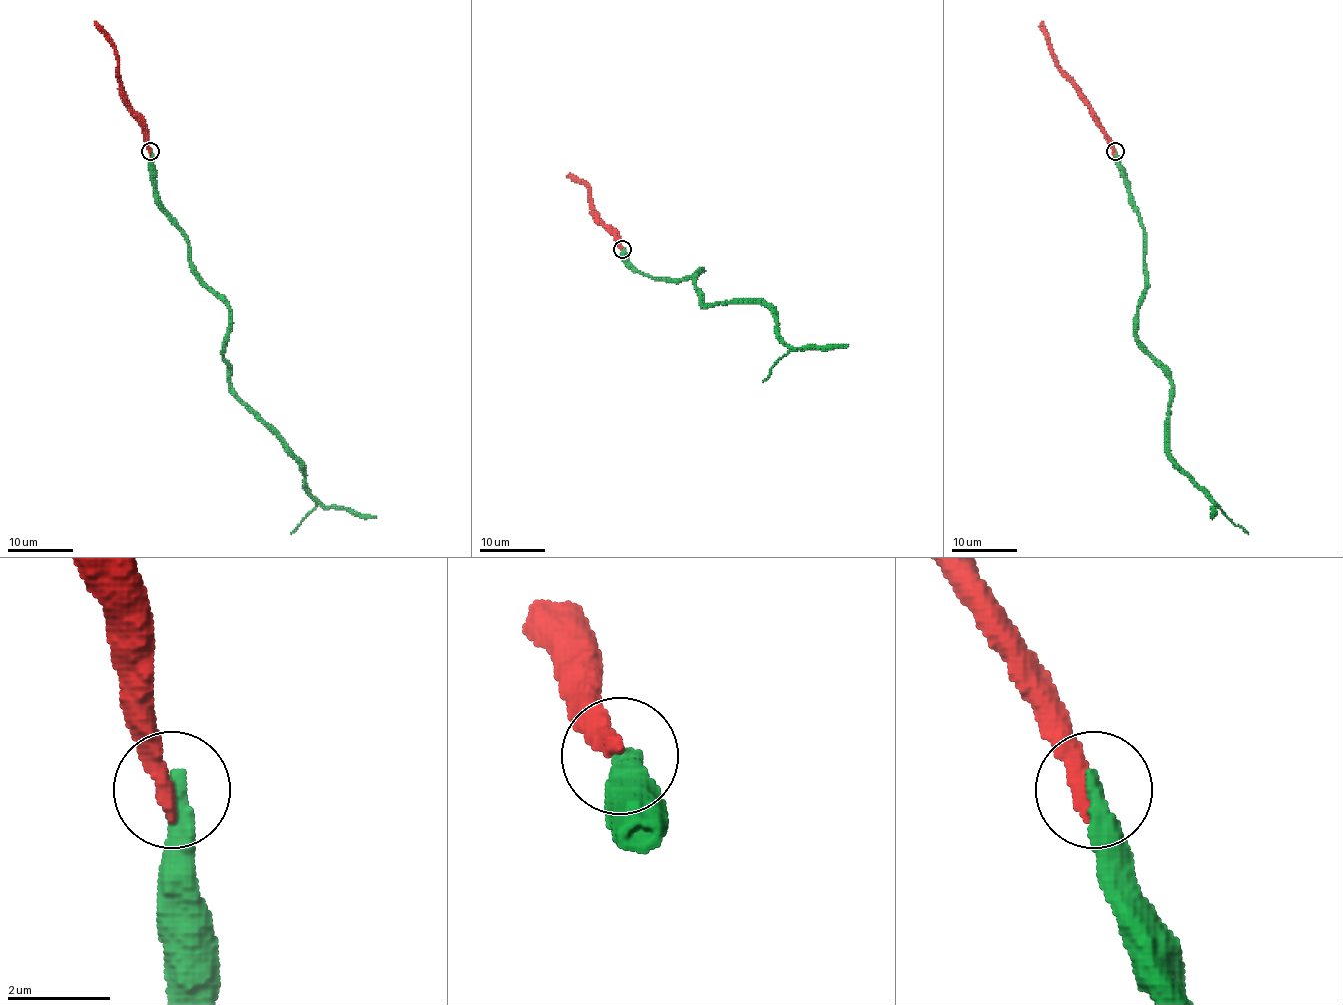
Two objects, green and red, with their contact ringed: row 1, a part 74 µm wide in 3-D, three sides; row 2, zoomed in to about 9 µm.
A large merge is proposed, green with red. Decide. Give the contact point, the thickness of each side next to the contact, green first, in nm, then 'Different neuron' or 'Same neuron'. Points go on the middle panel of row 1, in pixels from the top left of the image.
Place: (622, 249). Thickness 440 nm (green) against 420 nm. Same neuron

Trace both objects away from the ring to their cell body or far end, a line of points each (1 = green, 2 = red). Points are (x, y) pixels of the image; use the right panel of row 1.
1: (1115, 151), (1143, 234), (1145, 298), (1137, 309), (1137, 341), (1166, 372), (1169, 455), (1214, 503), (1212, 518)
2: (1114, 151), (1086, 96), (1060, 69), (1043, 21)

